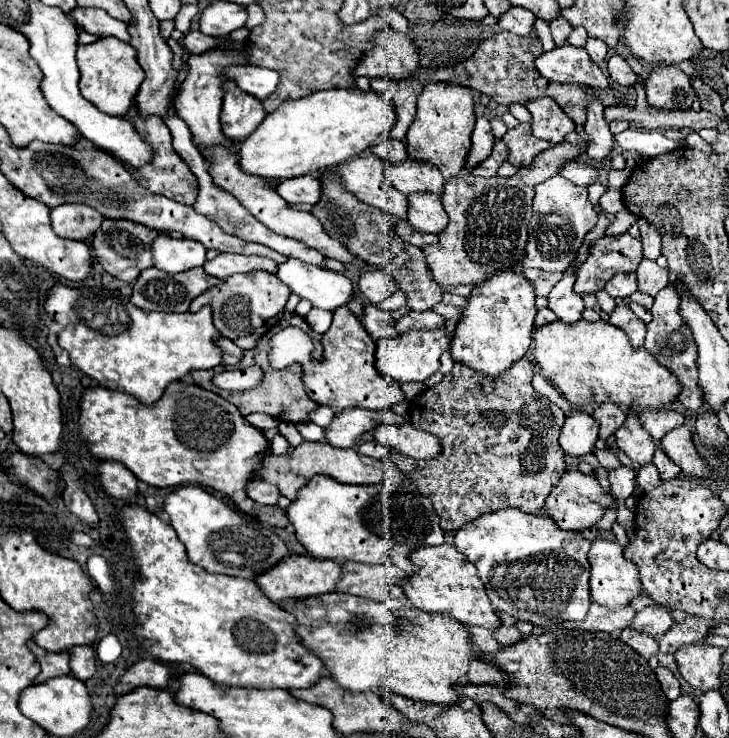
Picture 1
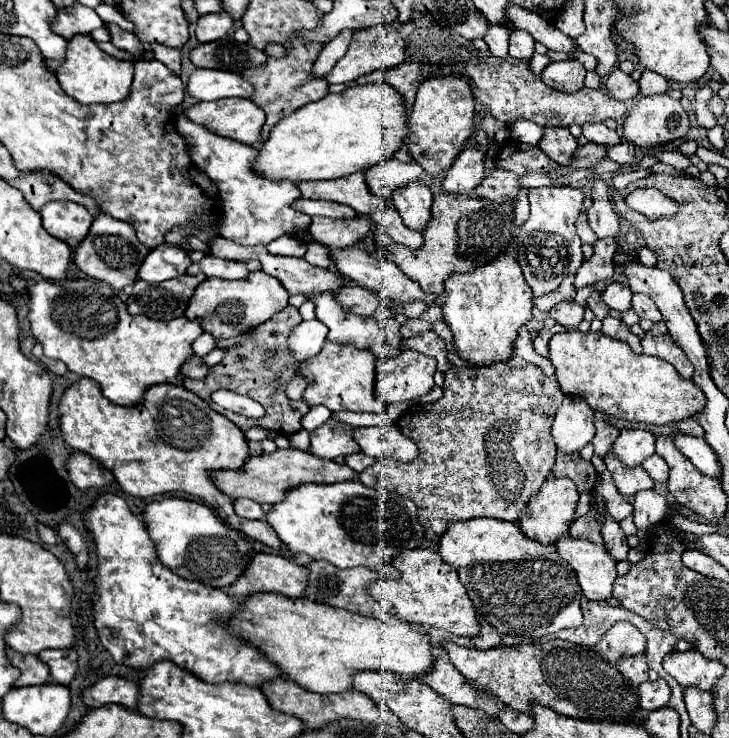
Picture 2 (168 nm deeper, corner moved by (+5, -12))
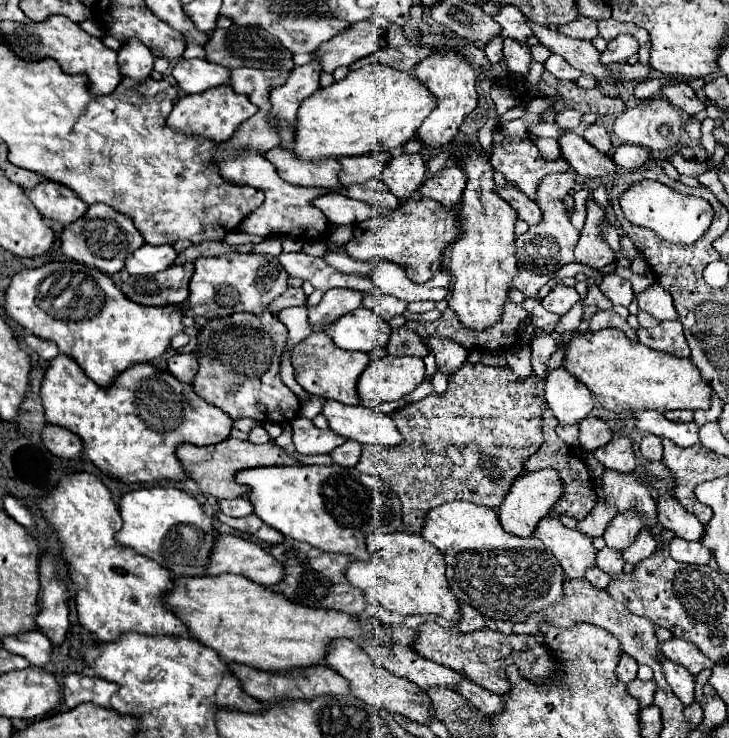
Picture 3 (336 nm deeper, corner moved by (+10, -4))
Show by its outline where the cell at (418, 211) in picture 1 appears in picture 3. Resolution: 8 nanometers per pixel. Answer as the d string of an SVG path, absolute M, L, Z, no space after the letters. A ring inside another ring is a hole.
M422 152L400 154L394 156L394 164L390 164L390 168L386 168L386 172L382 172L380 178L390 188L390 192L400 202L404 202L420 190L424 182L424 172L426 172L426 164Z

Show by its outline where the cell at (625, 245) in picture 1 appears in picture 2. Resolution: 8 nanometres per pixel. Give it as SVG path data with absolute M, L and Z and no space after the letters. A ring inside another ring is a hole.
M603 238L593 244L593 256L583 262L583 266L575 274L575 288L591 286L599 280L609 280L615 272L613 254L617 244L613 238Z

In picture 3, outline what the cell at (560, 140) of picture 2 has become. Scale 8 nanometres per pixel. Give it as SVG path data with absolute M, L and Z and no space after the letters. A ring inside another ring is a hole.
M566 130L560 138L560 152L568 164L586 178L604 178L616 170L614 162L608 156L602 156L594 146L590 146L582 136L572 130Z

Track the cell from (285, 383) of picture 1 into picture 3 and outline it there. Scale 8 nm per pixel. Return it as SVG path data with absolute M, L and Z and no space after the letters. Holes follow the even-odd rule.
M288 288L262 314L238 312L222 320L210 320L196 338L196 352L200 370L192 380L192 388L206 402L224 410L232 420L252 418L256 422L288 424L298 416L298 396L280 380L280 356L284 352L288 332L278 322L278 312L288 306L306 306L302 288ZM290 418L290 420L278 420Z

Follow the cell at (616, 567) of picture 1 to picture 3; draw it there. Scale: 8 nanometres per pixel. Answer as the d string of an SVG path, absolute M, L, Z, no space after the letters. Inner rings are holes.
M556 516L542 518L534 534L558 558L568 578L584 578L586 570L596 566L596 548L592 546L592 538L566 528Z

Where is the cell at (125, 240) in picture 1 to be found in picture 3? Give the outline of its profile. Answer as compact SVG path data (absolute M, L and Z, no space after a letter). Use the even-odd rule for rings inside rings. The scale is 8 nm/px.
M92 204L88 206L86 214L76 220L74 224L66 226L60 236L60 250L74 262L92 266L102 270L104 274L112 276L124 268L124 262L128 254L132 254L136 248L144 244L140 232L134 228L132 220L128 216L122 216L114 208L106 204Z

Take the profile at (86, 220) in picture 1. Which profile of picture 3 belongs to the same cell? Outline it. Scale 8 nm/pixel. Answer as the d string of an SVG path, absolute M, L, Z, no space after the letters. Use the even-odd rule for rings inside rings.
M46 180L32 190L30 202L46 220L58 222L62 226L76 222L88 210L88 206L74 196L74 192L52 180Z

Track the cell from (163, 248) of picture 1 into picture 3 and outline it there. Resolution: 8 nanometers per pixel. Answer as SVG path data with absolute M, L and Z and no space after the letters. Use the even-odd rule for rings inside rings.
M144 244L132 256L126 258L126 272L138 274L138 276L156 274L172 266L174 260L176 260L176 252L170 244L164 244L164 246Z

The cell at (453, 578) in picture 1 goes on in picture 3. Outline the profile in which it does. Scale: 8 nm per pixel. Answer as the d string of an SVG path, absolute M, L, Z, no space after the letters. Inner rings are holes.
M394 532L372 534L368 538L368 550L372 554L372 562L354 560L350 568L346 568L346 578L350 580L350 584L366 592L370 604L380 604L388 612L396 612L400 616L430 614L442 616L450 622L460 622L462 612L458 600L444 576L446 562L442 552L434 548L434 544L422 540L422 536Z

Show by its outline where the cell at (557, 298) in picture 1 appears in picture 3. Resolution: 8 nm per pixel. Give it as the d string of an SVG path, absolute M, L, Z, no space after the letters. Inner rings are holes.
M554 286L552 292L542 300L542 306L554 314L566 314L580 300L578 292L568 286Z

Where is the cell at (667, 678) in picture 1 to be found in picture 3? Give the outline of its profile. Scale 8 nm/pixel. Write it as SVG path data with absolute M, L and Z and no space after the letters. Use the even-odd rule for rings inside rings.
M632 680L628 684L628 692L640 702L642 708L650 706L654 702L654 692L656 692L656 684L654 680Z

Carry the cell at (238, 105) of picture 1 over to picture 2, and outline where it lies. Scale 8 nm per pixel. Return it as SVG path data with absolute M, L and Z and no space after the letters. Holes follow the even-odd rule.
M215 100L197 102L183 112L191 122L209 128L213 134L255 144L265 120L265 112L251 100Z

